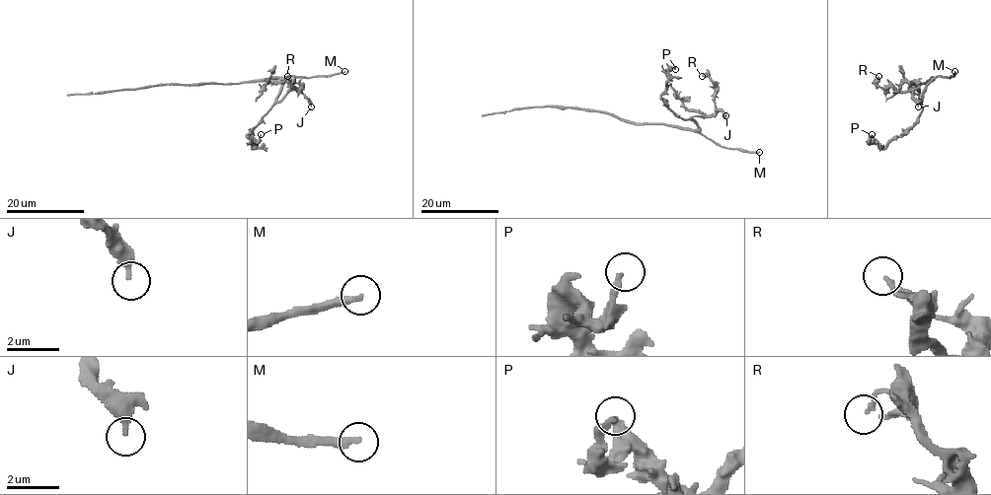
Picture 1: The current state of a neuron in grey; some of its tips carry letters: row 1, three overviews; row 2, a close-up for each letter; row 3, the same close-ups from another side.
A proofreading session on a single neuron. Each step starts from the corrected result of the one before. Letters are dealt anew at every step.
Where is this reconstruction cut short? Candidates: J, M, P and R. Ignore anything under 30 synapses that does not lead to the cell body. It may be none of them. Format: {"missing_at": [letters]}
{"missing_at": ["M"]}

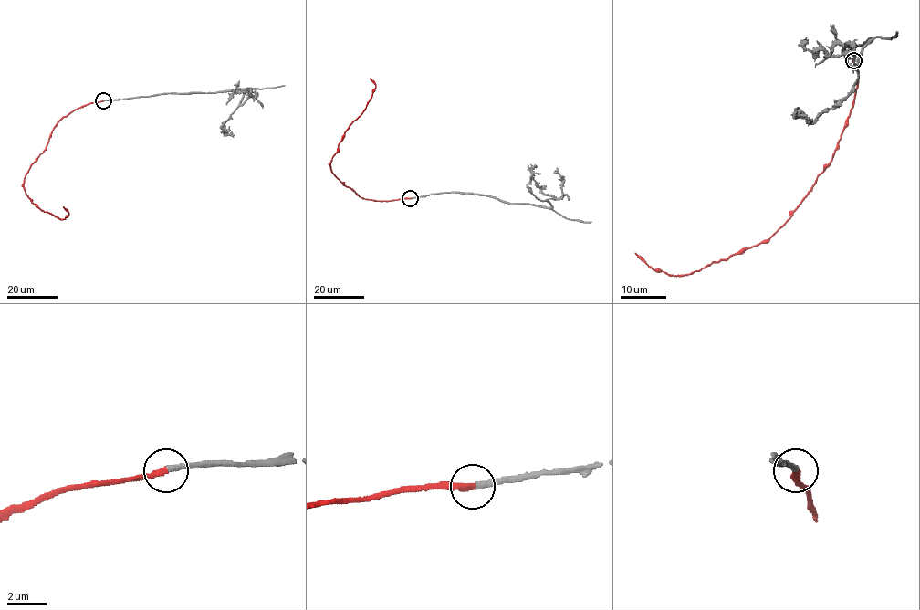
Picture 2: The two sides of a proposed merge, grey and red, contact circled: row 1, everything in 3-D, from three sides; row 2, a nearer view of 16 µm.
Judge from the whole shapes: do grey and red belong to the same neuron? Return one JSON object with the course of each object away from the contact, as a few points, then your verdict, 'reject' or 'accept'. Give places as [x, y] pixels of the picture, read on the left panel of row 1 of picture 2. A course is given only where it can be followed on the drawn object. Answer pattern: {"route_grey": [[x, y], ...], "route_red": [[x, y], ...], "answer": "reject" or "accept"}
{"route_grey": [[103, 100], [169, 93], [243, 89], [240, 104], [221, 127], [224, 134], [230, 126]], "route_red": [[103, 100], [82, 105], [59, 120], [24, 179], [26, 194], [41, 210], [64, 219], [68, 213], [63, 206]], "answer": "accept"}

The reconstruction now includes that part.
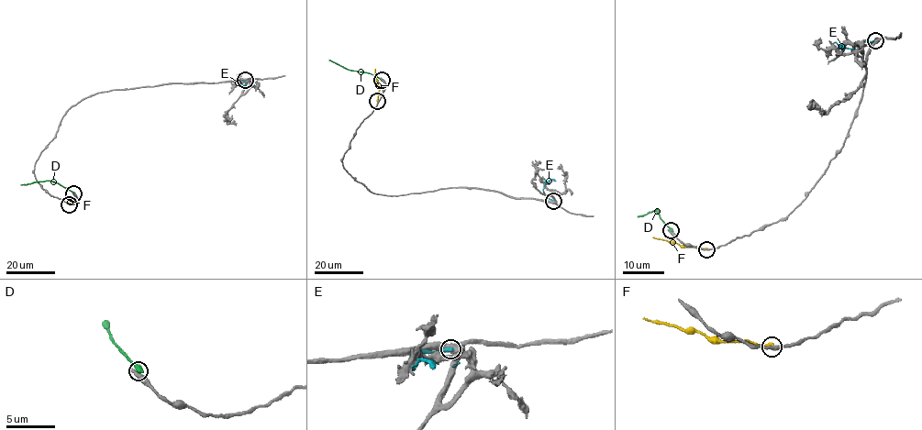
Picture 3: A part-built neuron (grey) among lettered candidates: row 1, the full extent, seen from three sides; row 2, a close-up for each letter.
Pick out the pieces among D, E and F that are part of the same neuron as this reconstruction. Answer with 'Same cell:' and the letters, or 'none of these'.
Same cell: none of these

